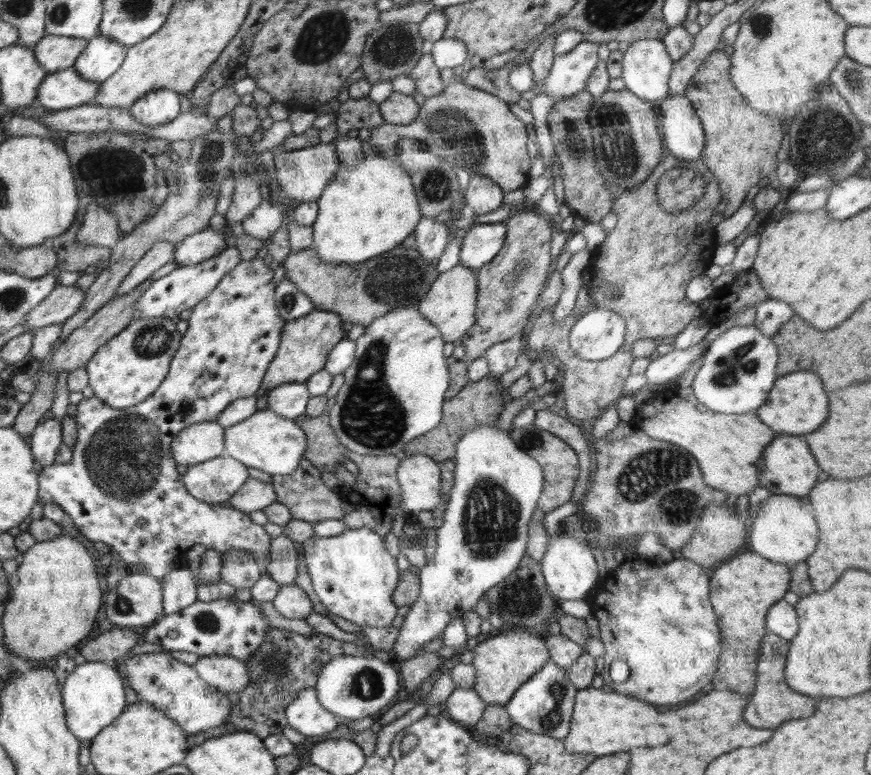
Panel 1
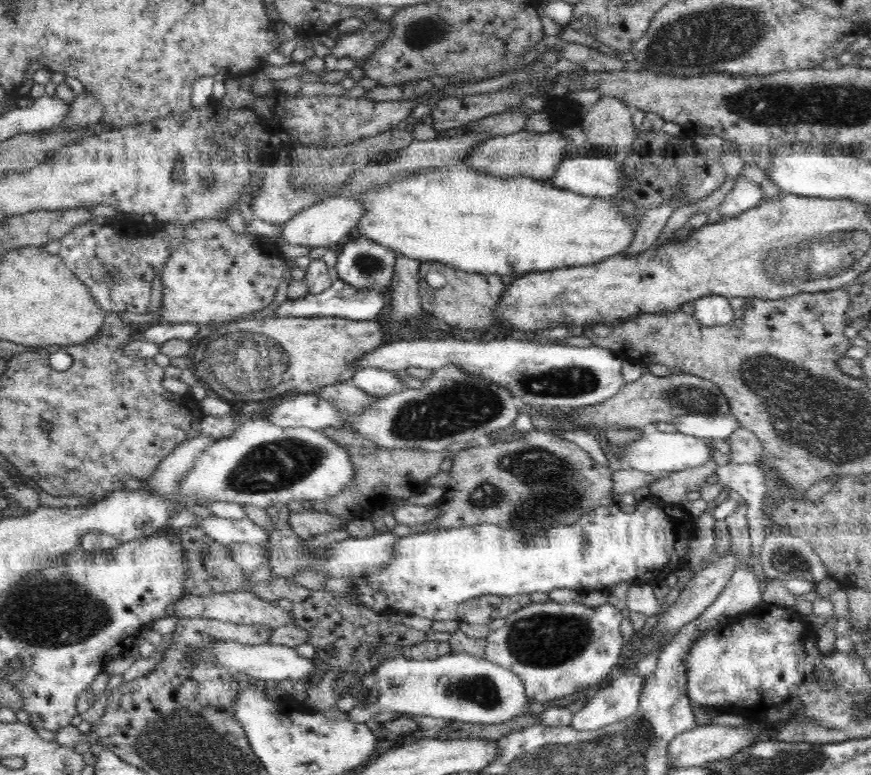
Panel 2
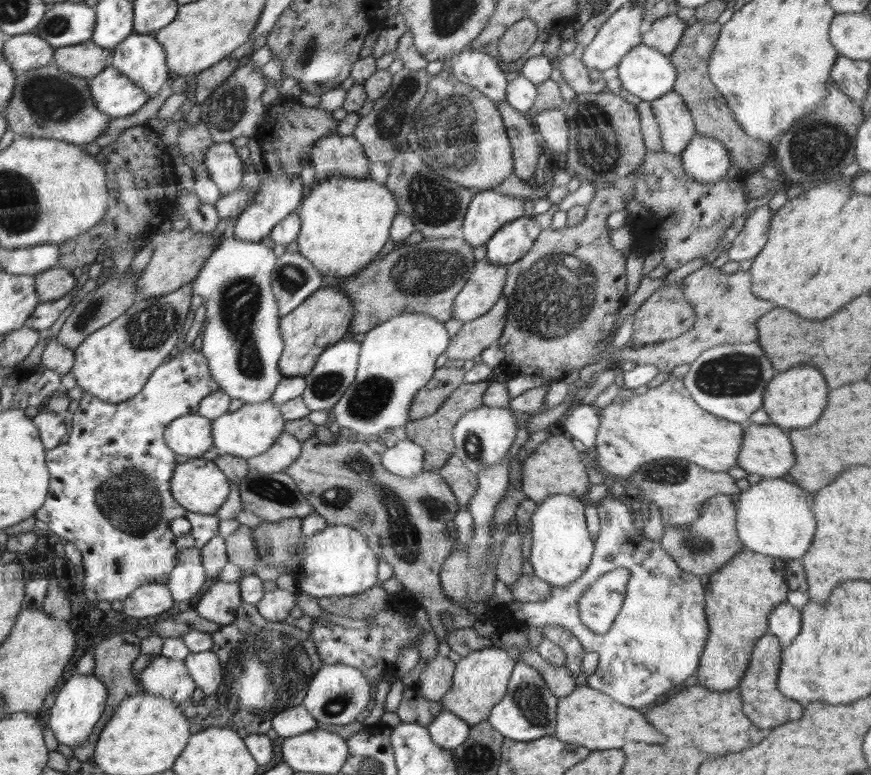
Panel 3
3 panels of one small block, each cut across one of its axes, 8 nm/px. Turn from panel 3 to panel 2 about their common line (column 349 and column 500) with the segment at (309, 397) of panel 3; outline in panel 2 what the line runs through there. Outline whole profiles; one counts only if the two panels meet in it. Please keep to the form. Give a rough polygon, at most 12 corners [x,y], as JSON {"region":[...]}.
{"region":[[400,339],[355,368],[454,365],[531,407],[582,409],[627,384],[608,348]]}

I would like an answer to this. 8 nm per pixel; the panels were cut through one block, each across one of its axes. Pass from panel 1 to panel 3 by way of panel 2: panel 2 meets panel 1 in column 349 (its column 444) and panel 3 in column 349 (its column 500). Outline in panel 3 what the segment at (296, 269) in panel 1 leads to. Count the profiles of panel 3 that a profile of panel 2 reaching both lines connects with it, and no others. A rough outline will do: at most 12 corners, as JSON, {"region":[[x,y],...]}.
{"region":[[461,235],[403,243],[352,274],[350,330],[445,323],[468,282]]}

